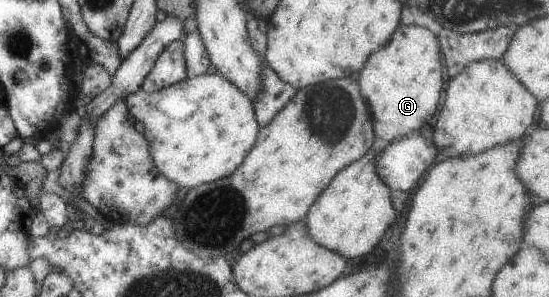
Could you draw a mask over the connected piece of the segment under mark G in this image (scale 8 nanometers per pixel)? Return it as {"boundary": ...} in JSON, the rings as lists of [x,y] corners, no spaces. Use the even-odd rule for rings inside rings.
{"boundary":[[[397,25],[391,33],[389,40],[383,47],[375,49],[362,64],[358,71],[358,87],[361,96],[366,102],[372,129],[377,140],[383,143],[391,143],[405,136],[408,132],[419,130],[427,120],[435,115],[435,104],[439,100],[439,92],[443,86],[443,74],[439,61],[440,44],[425,26],[421,25]]]}

